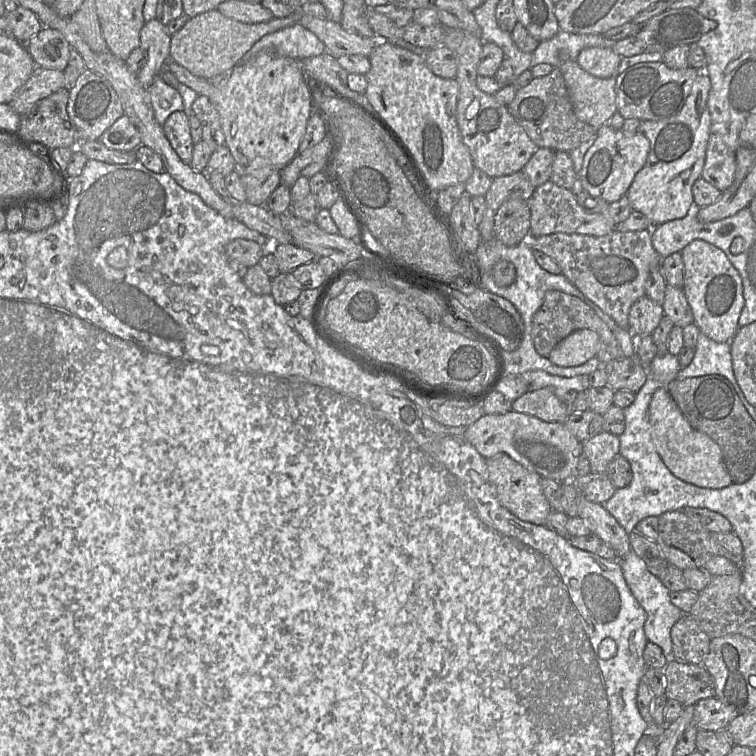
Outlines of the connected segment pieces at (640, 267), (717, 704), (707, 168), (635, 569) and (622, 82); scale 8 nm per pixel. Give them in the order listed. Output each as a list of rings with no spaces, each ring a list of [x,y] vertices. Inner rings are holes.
[[[615,230],[605,236],[567,233],[531,235],[528,244],[532,251],[540,250],[555,260],[562,274],[622,329],[629,329],[631,306],[646,295],[646,280],[650,269],[659,266],[663,259],[652,245],[649,230]]]
[[[716,696],[705,698],[694,705],[693,723],[699,730],[724,730],[738,714]]]
[[[711,133],[701,177],[721,192],[729,188],[736,173],[736,156],[719,134]]]
[[[631,550],[625,557],[620,558],[620,563],[627,586],[647,613],[647,619],[644,623],[645,636],[648,641],[655,643],[662,649],[667,659],[674,659],[670,631],[684,613],[671,603],[670,591],[658,577],[648,571],[644,561],[635,552]]]
[[[642,62],[627,68],[616,77],[617,110],[624,119],[641,121],[662,121],[682,109],[700,71],[687,67],[672,69],[663,62]]]

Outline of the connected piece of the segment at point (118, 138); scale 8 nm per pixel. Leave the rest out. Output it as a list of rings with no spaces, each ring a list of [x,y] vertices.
[[[126,114],[118,118],[99,140],[107,148],[121,151],[135,151],[142,145],[140,133]]]

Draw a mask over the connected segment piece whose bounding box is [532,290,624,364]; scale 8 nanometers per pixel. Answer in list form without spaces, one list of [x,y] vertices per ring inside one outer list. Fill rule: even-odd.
[[[557,290],[547,291],[542,305],[534,314],[532,320],[532,340],[536,352],[543,357],[548,357],[561,340],[579,329],[590,329],[598,334],[600,350],[596,358],[602,364],[624,357],[615,335],[594,310],[575,296]]]

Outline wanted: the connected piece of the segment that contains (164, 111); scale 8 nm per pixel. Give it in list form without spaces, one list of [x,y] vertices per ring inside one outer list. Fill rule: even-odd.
[[[157,77],[147,89],[153,107],[154,116],[160,125],[176,111],[184,111],[184,102],[178,90]]]

